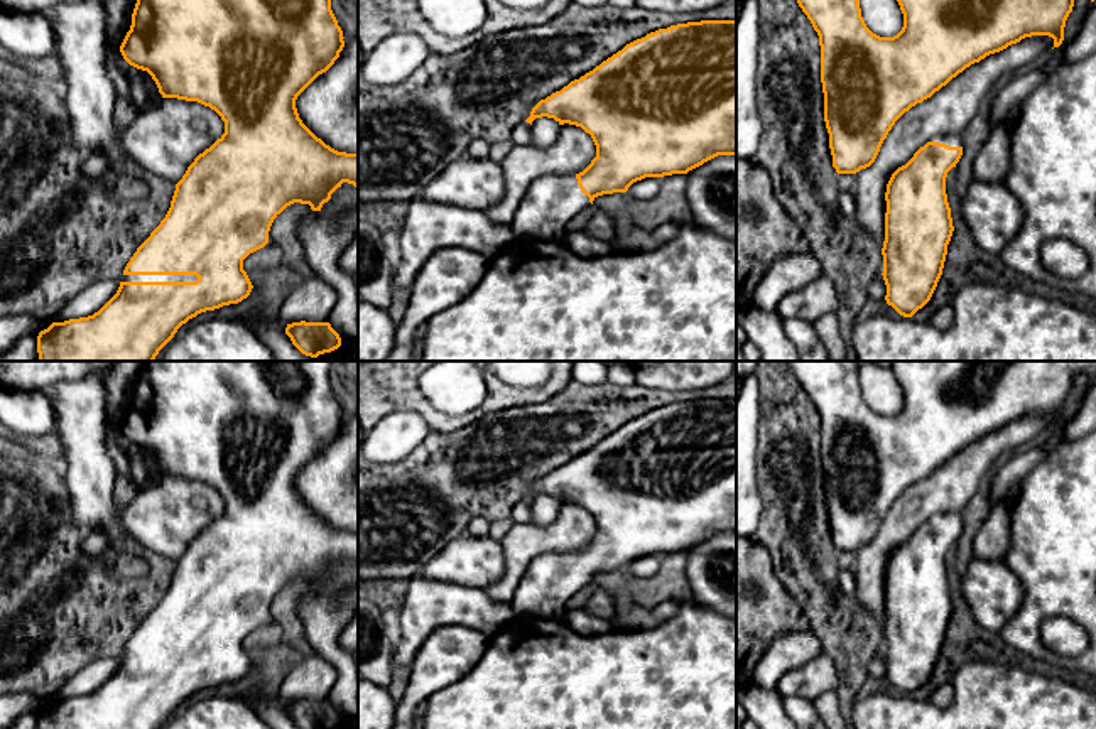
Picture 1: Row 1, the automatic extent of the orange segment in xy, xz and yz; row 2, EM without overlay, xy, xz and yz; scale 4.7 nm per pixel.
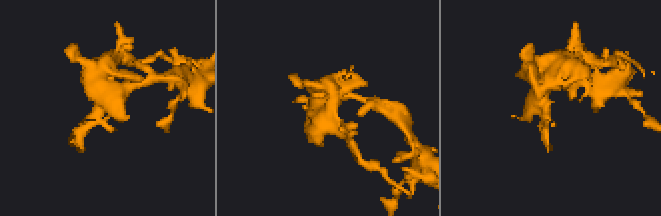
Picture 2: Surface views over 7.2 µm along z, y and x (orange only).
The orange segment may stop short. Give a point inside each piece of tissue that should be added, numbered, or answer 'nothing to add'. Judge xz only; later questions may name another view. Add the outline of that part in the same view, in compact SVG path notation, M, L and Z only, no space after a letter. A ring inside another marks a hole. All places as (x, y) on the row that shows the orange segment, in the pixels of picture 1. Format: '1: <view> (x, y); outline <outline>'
1: xz (549, 205); outline M576 174L540 177L515 211L512 238L564 240L571 219L589 204Z

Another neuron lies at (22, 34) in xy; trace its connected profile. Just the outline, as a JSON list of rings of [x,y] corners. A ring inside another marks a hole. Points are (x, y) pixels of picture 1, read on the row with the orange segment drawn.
[[[0,8],[0,54],[7,59],[54,54],[56,37],[47,14]]]

